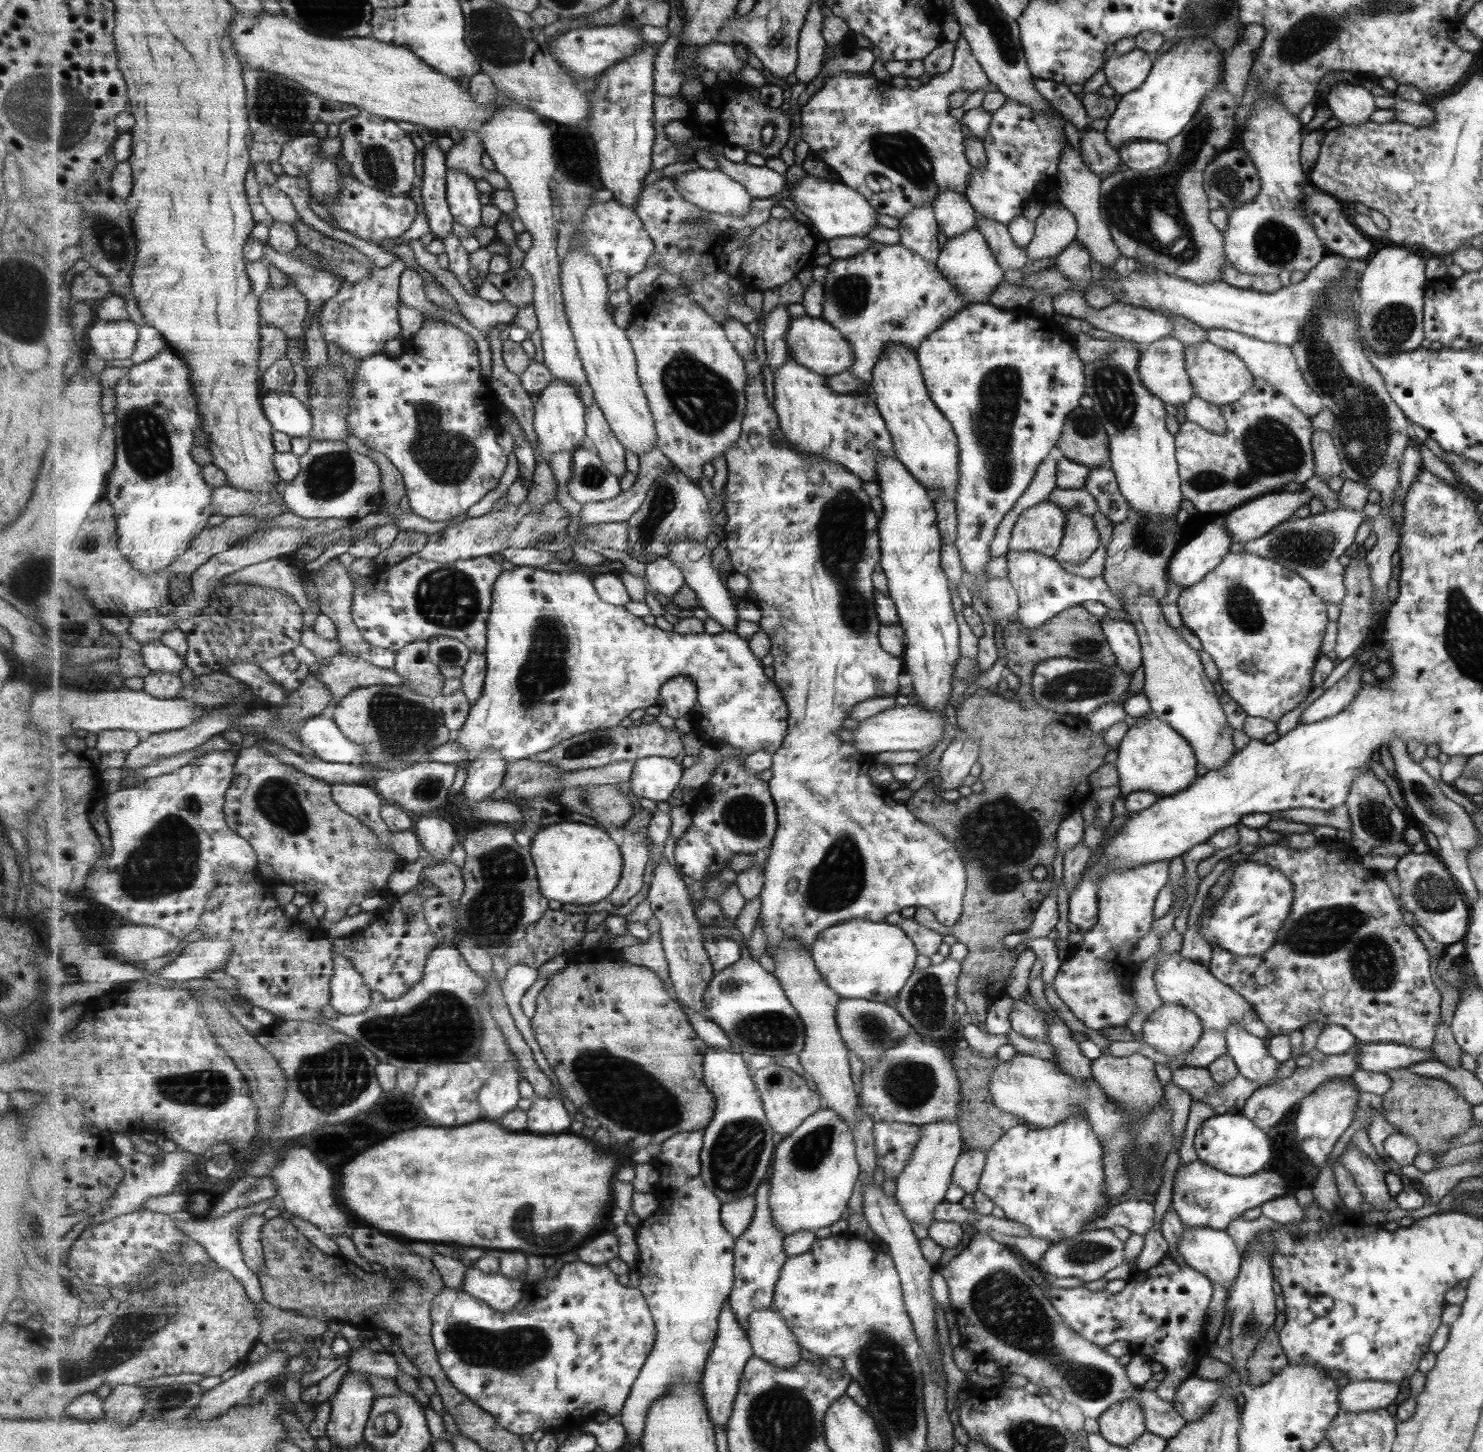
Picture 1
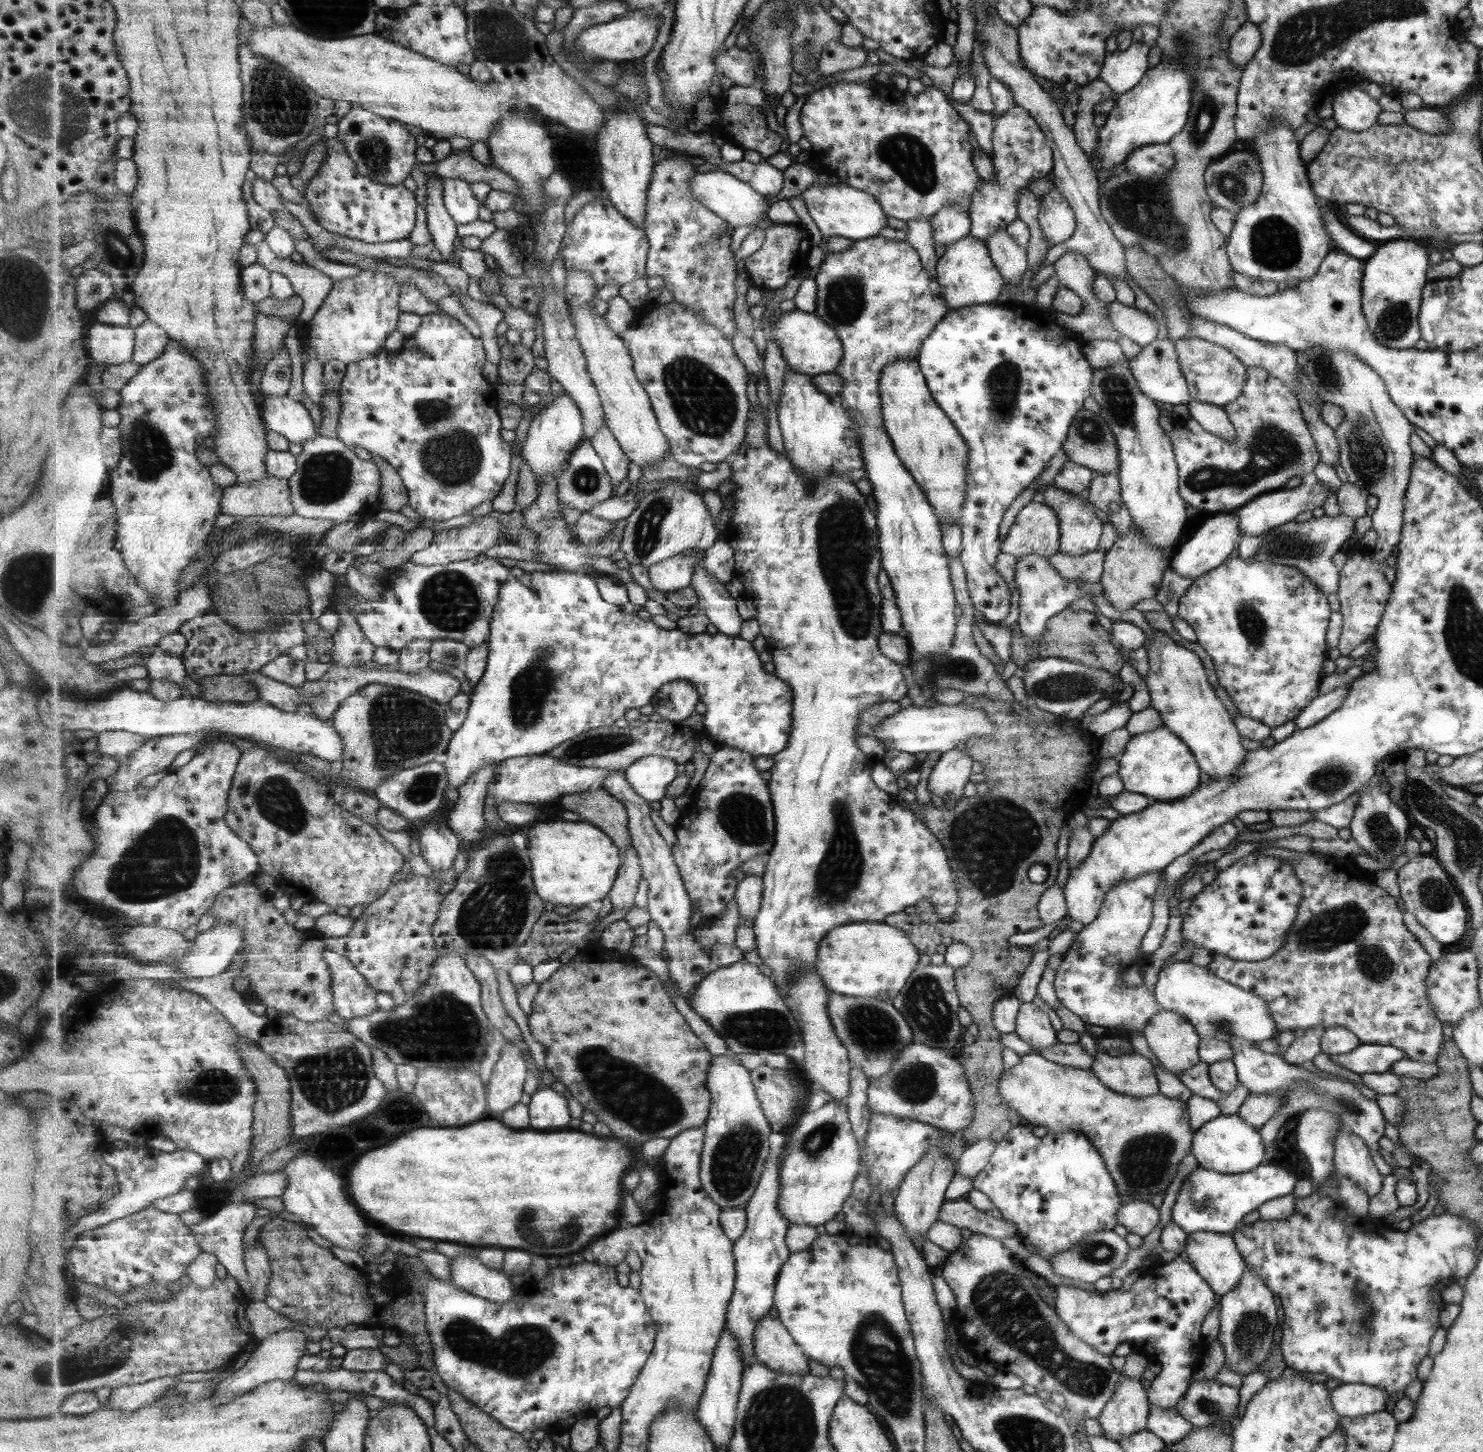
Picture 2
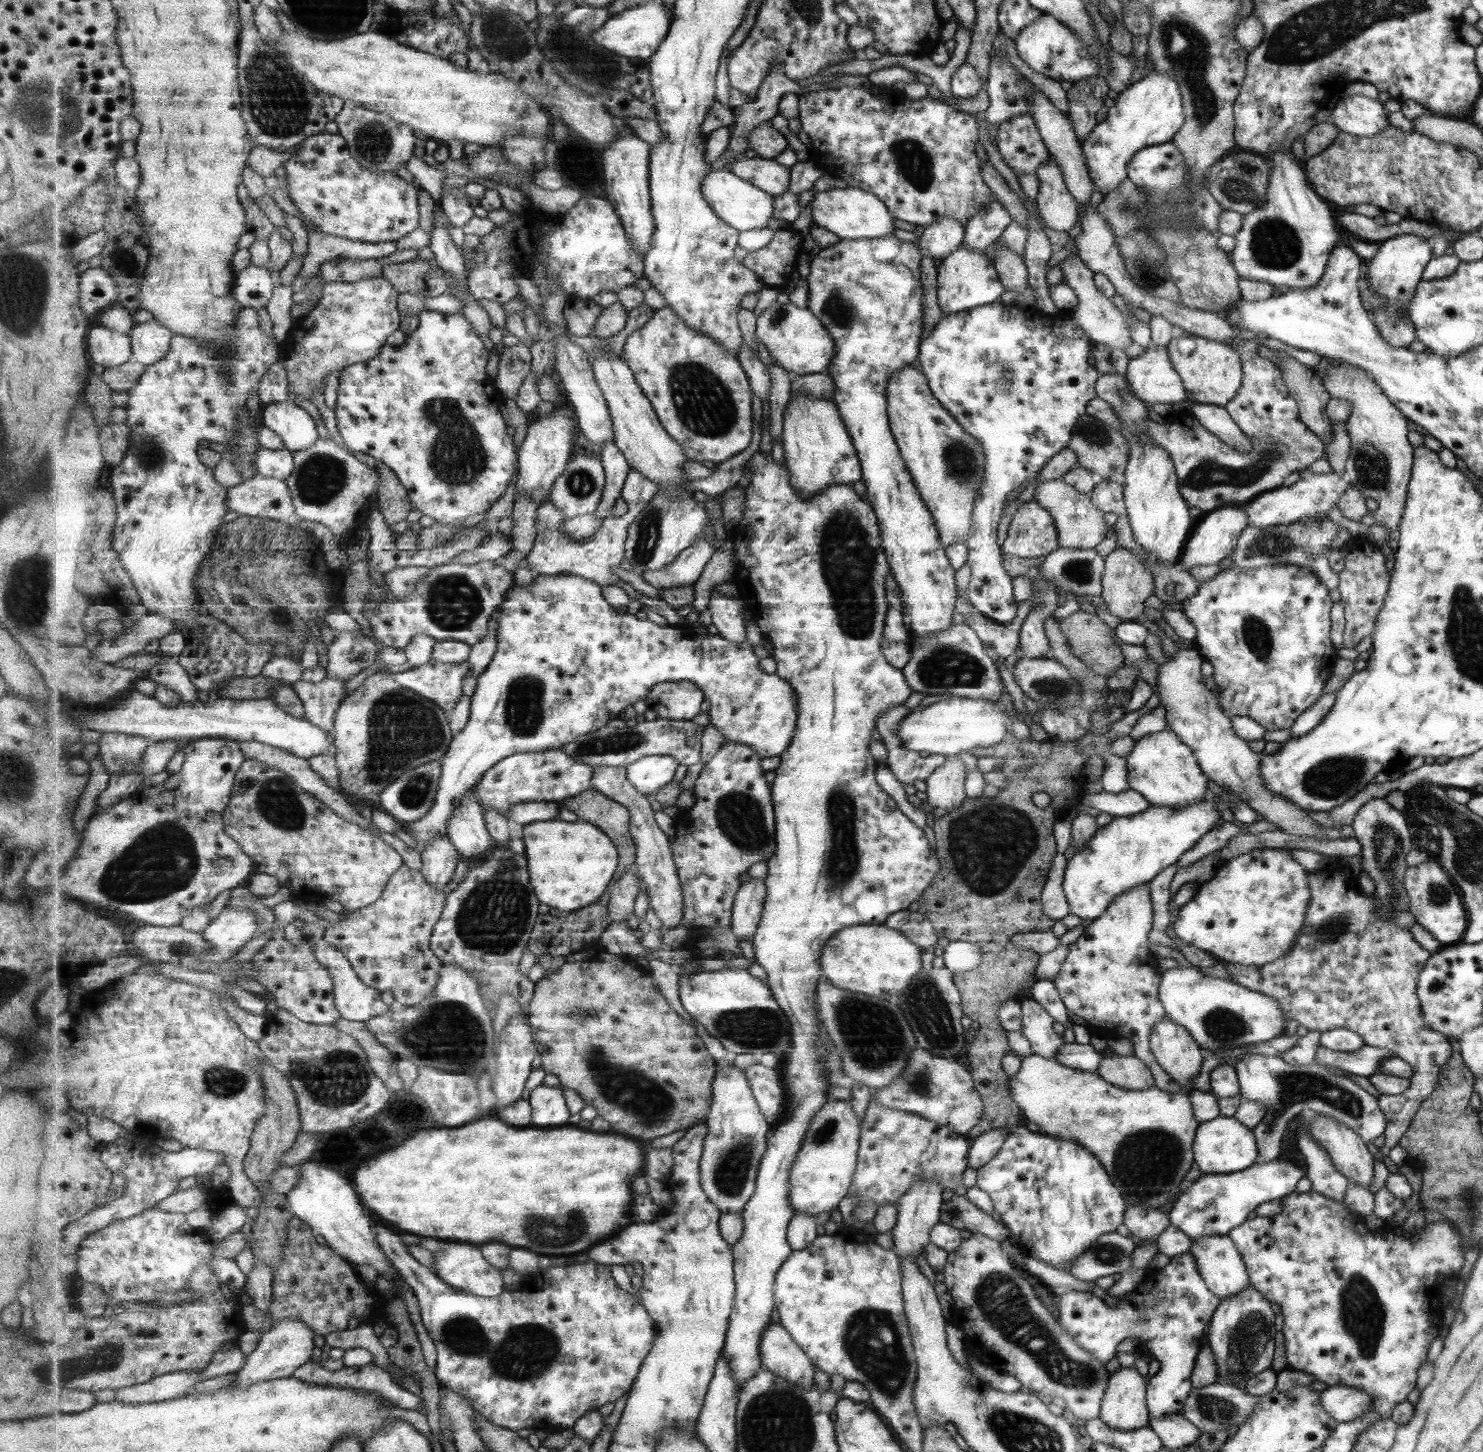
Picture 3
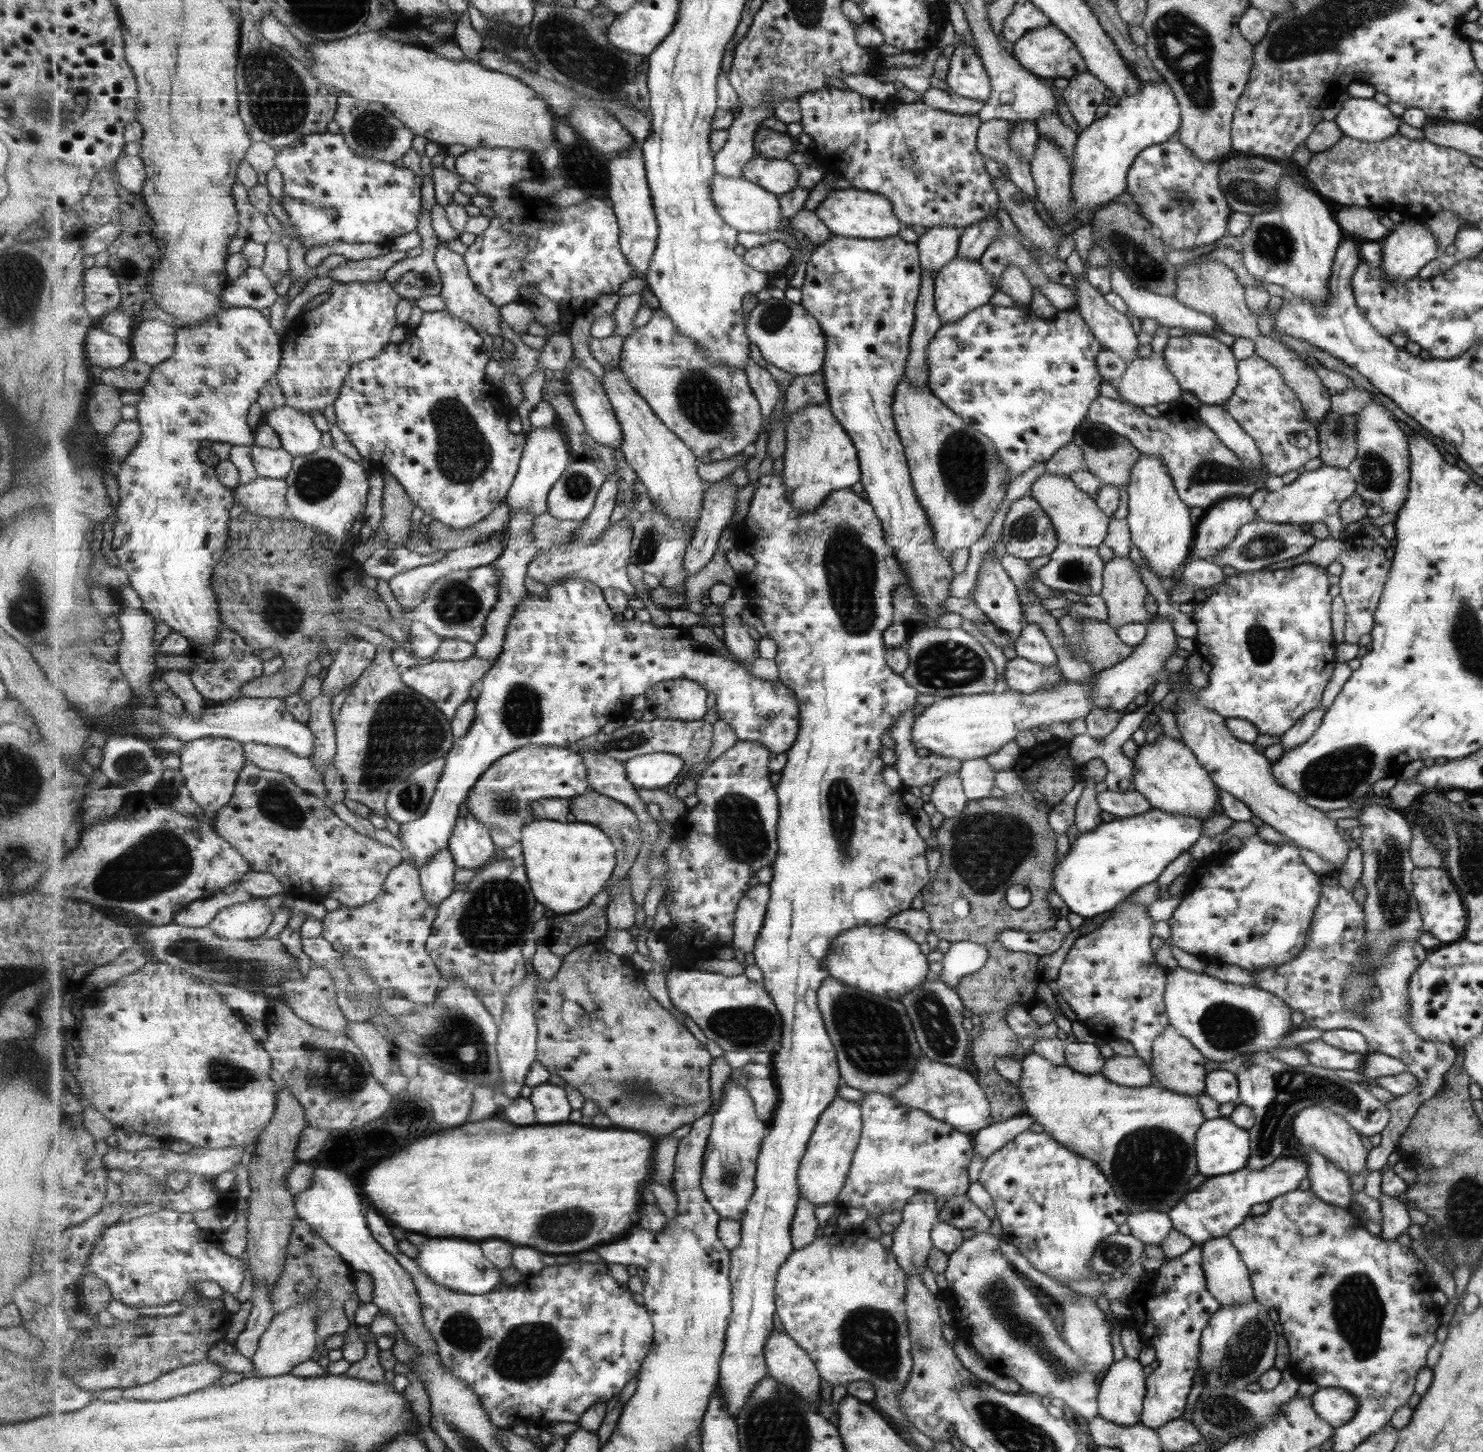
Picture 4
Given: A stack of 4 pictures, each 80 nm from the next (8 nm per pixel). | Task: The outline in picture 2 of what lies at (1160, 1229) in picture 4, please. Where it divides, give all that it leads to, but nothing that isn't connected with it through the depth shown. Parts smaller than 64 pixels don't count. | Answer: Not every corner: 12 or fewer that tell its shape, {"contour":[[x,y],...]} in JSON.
{"contour":[[1121,1204],[1115,1220],[1128,1233],[1147,1236],[1159,1221],[1158,1206]]}

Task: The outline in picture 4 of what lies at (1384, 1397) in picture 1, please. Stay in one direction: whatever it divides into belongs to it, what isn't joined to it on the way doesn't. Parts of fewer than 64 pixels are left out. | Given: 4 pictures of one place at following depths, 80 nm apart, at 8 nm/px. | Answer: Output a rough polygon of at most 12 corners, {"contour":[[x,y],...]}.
{"contour":[[1319,1388],[1311,1408],[1331,1429],[1354,1418],[1356,1400],[1340,1388]]}

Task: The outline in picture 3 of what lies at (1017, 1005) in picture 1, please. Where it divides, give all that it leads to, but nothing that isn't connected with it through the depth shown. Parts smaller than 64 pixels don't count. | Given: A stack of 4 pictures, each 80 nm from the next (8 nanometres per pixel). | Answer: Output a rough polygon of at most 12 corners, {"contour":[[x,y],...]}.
{"contour":[[1031,998],[1019,1003],[1020,1033],[1032,1054],[1054,1060],[1064,1042]]}

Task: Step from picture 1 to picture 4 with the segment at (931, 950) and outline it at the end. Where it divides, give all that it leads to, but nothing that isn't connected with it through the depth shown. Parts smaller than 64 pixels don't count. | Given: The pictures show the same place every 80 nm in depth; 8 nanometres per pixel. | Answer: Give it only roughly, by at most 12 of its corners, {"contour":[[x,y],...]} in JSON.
{"contour":[[907,909],[884,926],[920,945],[930,919],[923,909]]}

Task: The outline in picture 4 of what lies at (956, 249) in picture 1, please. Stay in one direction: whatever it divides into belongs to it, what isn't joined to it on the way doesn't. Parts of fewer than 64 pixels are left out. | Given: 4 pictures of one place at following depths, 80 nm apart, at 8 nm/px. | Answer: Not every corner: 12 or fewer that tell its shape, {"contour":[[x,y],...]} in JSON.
{"contour":[[955,256],[935,273],[935,312],[945,325],[997,292],[979,260]]}

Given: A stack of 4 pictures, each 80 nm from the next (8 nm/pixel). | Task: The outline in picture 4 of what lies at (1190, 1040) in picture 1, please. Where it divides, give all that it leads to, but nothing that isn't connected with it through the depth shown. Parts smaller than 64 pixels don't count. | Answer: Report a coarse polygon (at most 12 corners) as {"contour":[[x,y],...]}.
{"contour":[[1168,1025],[1153,1042],[1153,1084],[1205,1091],[1205,1057]]}

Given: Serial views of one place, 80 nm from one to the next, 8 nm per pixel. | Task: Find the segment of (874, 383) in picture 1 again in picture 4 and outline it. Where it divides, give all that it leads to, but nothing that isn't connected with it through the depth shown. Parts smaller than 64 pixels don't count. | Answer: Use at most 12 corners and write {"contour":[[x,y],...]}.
{"contour":[[904,376],[892,411],[945,555],[1008,491],[994,444]]}

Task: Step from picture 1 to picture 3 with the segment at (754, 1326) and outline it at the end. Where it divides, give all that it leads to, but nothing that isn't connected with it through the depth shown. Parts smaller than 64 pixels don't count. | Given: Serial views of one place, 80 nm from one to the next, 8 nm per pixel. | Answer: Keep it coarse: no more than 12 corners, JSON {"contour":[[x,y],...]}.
{"contour":[[770,1323],[764,1368],[801,1388],[815,1365],[791,1333]]}

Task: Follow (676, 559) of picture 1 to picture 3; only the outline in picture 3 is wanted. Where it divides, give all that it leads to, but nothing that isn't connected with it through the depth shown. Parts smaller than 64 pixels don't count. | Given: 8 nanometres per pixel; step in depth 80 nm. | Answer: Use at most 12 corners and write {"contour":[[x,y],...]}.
{"contour":[[711,588],[707,608],[721,636],[748,642],[741,596],[725,597]]}

